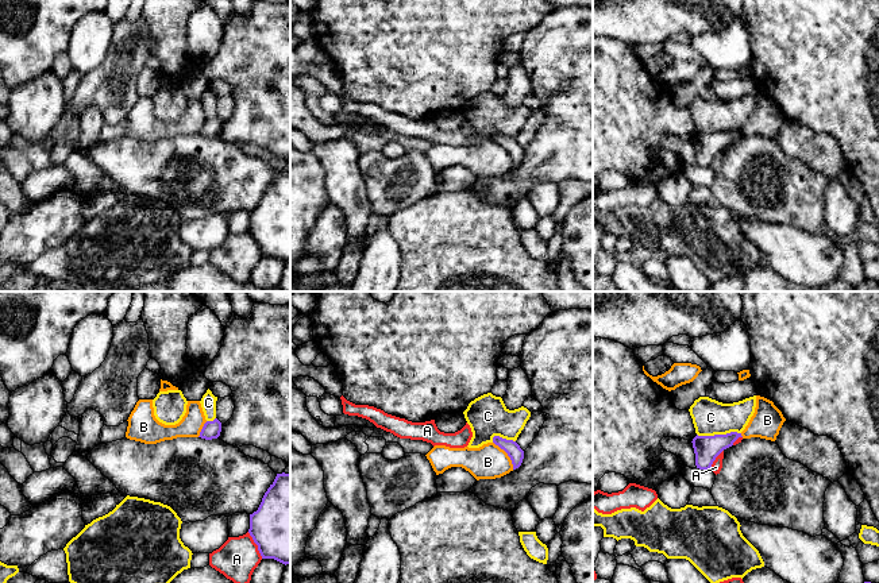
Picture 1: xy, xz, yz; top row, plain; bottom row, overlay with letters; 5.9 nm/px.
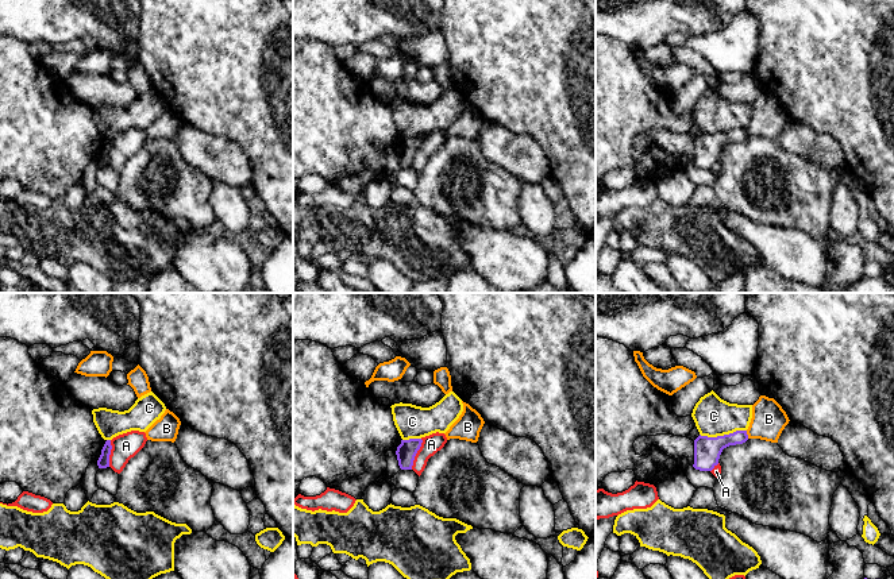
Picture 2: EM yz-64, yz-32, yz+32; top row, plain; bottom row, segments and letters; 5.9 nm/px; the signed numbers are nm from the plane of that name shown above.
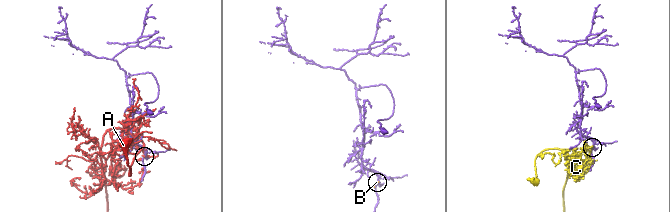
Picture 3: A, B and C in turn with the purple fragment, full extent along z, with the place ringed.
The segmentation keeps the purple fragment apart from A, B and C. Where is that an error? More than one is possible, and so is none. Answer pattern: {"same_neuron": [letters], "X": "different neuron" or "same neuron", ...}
{"same_neuron": [], "A": "different neuron", "B": "different neuron", "C": "different neuron"}

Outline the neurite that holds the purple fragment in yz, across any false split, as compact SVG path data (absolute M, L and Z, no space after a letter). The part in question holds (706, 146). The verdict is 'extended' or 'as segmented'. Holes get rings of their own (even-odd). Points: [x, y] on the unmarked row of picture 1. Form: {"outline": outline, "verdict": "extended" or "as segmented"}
{"outline": "M730 130L726 132L714 134L695 134L693 136L693 146L695 151L695 163L699 167L709 167L716 155L733 140L743 135L741 131Z", "verdict": "as segmented"}

